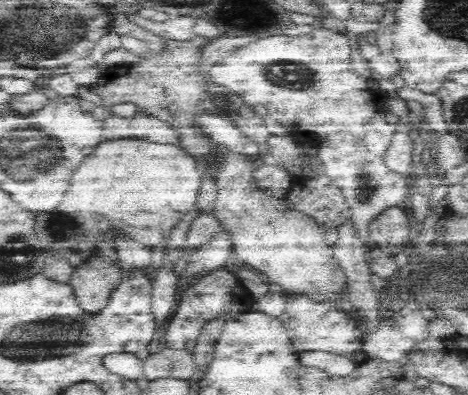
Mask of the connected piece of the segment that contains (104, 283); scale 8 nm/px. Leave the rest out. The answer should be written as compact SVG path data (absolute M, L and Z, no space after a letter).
M96 256L85 259L71 276L69 285L78 307L87 315L98 314L120 284L122 270Z

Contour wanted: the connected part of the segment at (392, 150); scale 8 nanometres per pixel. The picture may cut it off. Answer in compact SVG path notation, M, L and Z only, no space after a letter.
M408 120L396 129L392 136L390 145L384 154L383 161L390 171L407 175L411 166L411 151L413 142L411 141L411 133L409 132Z

